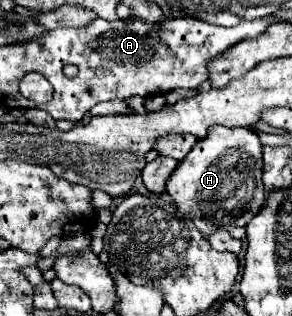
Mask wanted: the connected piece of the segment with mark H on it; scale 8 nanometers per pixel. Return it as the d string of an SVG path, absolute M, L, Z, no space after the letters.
M215 125L181 163L173 157L157 157L145 165L141 175L145 187L153 193L163 193L167 185L167 193L177 203L179 211L189 215L203 235L209 235L217 229L233 231L235 227L245 227L249 219L253 219L265 201L261 171L263 145L259 135L249 127Z

